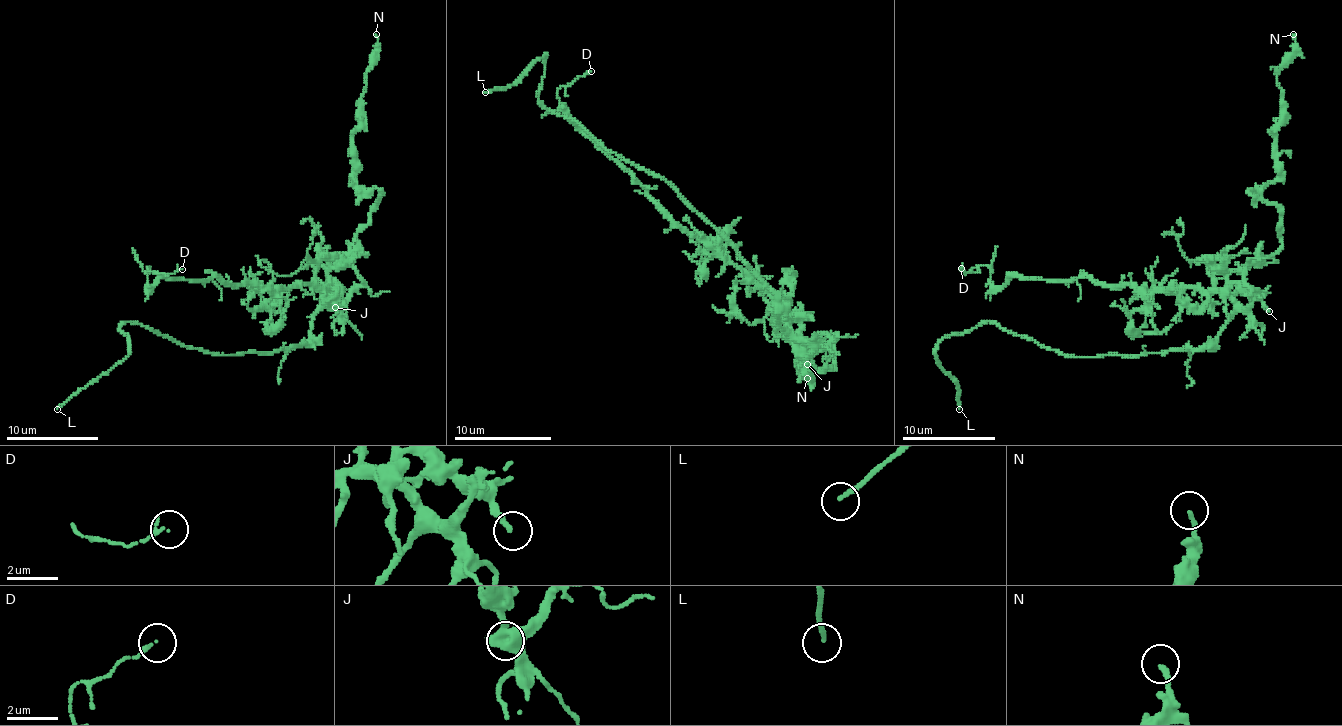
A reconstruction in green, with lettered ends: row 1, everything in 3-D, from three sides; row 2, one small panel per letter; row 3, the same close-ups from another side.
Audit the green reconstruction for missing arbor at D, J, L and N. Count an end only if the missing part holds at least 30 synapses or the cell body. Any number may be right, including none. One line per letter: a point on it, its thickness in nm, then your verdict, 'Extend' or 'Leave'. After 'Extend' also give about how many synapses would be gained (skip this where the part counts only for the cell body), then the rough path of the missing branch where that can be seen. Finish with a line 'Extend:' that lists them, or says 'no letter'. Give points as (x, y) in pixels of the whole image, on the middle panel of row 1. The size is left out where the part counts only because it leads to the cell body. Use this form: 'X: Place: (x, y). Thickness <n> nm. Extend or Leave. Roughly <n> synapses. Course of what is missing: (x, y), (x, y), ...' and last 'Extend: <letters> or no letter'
D: Place: (591, 71). Thickness 160 nm. Leave
J: Place: (807, 364). Thickness 200 nm. Leave
L: Place: (485, 92). Thickness 180 nm. Extend
N: Place: (807, 378). Thickness 190 nm. Leave
Extend: L

